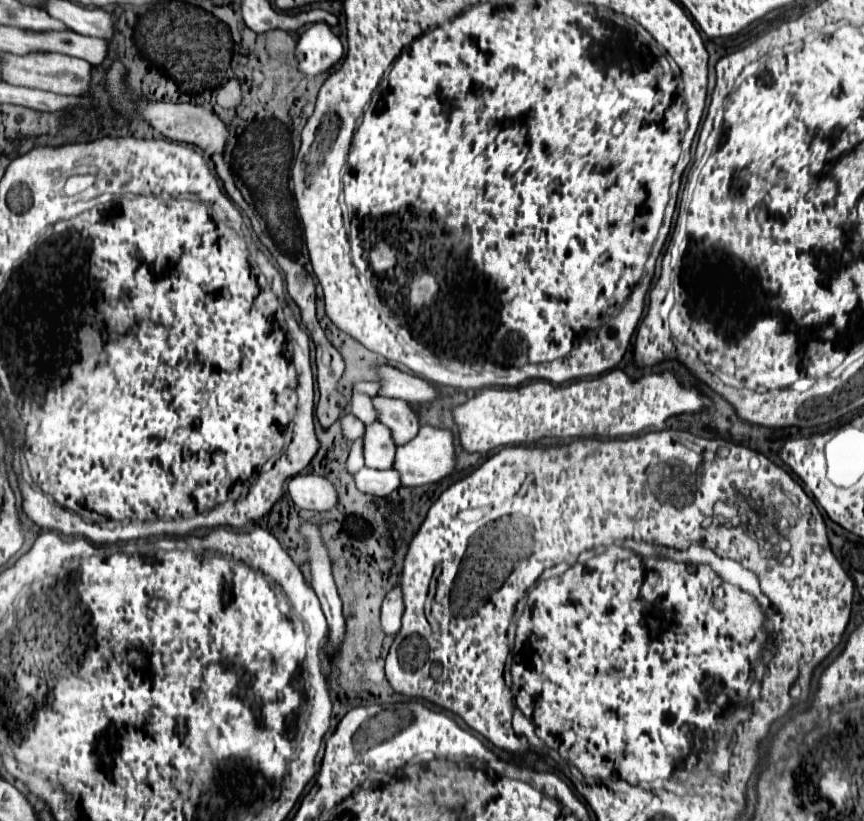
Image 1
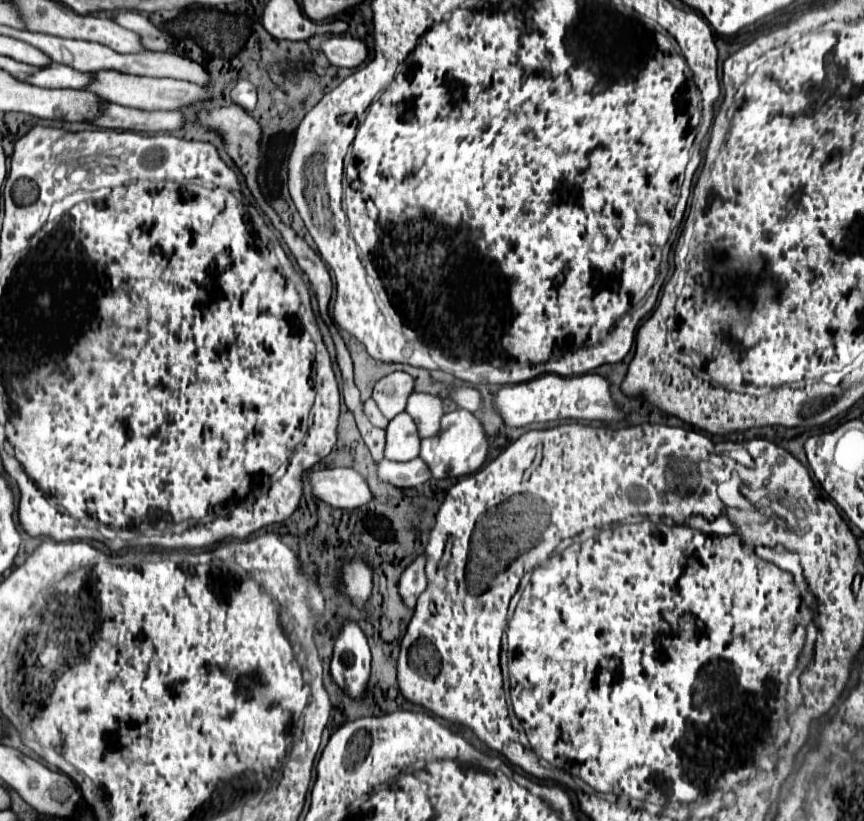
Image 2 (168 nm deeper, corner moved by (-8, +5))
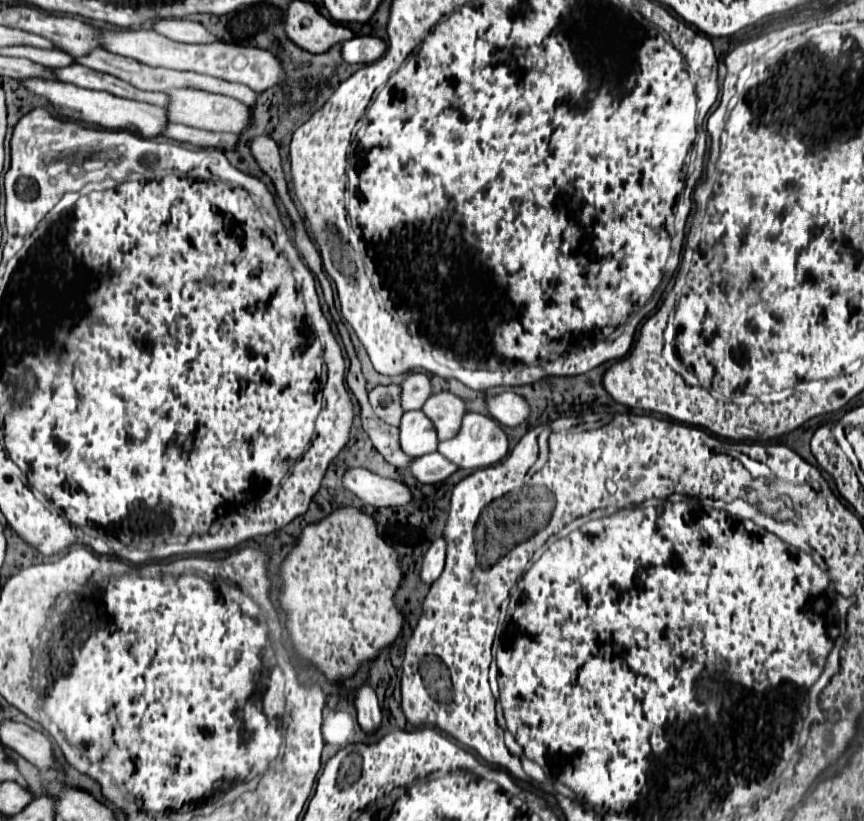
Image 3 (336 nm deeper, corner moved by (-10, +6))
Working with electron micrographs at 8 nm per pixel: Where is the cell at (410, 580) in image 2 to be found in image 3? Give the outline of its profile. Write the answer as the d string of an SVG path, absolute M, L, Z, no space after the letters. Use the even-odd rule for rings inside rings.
M438 538L430 548L428 552L424 554L424 560L422 560L422 570L420 570L420 580L422 584L430 586L442 572L444 568L444 558L446 558L446 544L442 538Z

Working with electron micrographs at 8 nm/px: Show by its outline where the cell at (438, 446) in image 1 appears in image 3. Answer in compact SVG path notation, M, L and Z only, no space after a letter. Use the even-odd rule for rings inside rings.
M468 412L462 418L462 426L458 430L458 434L450 440L438 442L438 452L448 458L452 464L456 464L460 470L478 470L478 468L486 468L492 466L496 462L500 462L506 452L508 452L508 438L502 432L500 424L494 422L494 418L488 418L484 414L476 414L476 412Z

